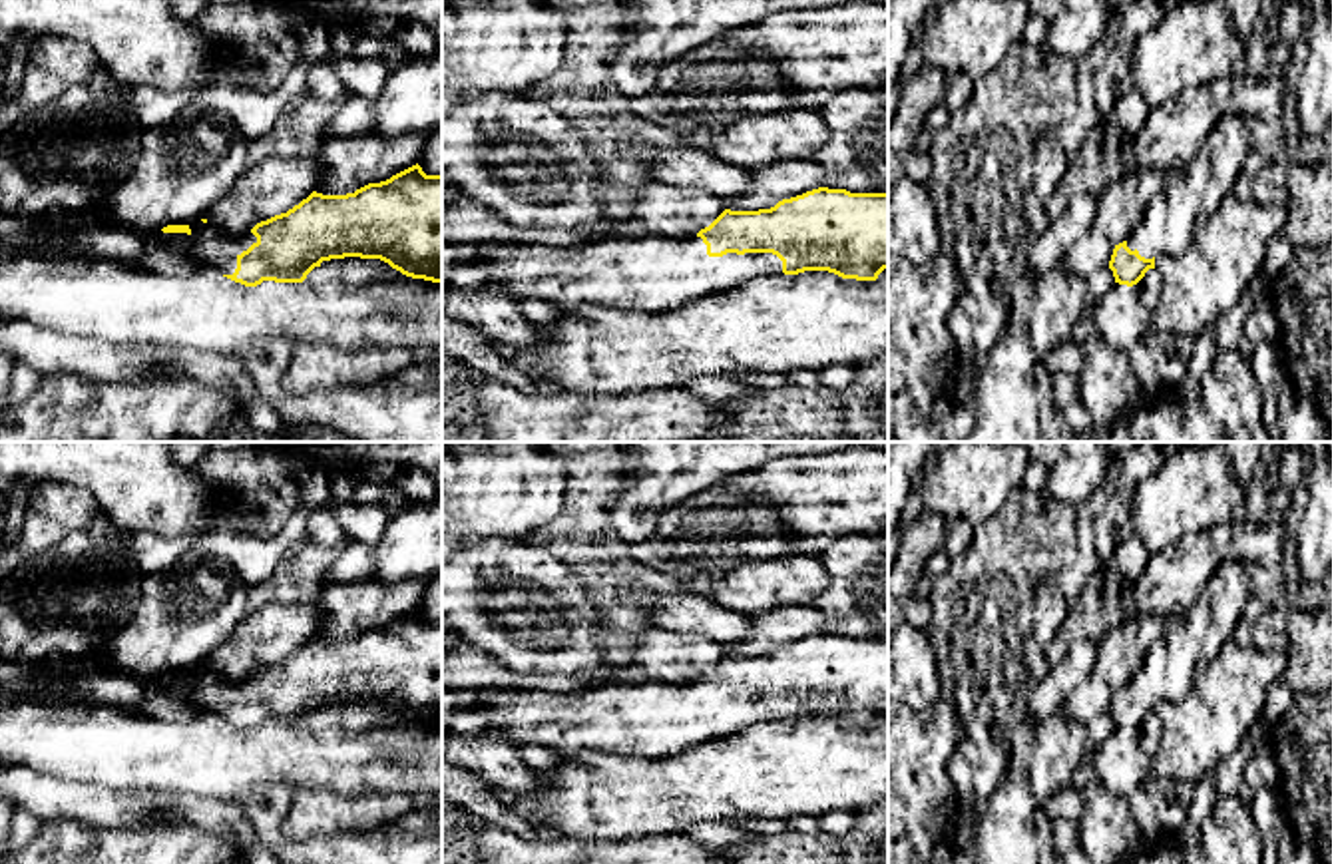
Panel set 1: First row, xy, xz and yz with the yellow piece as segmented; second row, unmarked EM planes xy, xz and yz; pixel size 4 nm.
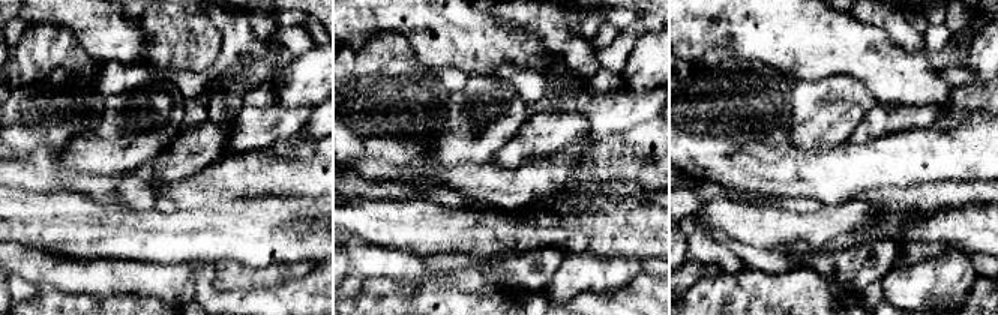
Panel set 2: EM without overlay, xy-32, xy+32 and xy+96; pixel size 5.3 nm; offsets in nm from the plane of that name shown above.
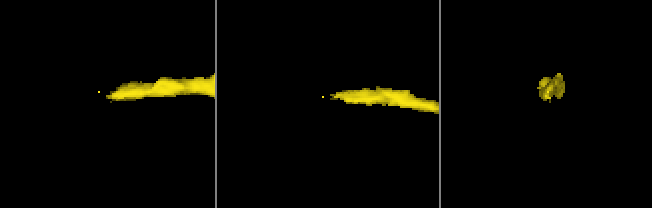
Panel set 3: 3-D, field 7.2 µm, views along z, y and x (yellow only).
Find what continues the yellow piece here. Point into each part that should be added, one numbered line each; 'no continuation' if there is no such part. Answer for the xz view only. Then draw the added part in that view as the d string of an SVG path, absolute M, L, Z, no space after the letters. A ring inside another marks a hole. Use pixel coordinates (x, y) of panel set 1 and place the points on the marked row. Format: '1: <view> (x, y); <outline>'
1: xz (652, 273); M647 235L639 239L615 239L601 237L575 247L548 247L526 243L488 243L480 245L482 257L474 263L486 271L494 285L514 301L544 301L557 309L573 309L579 305L611 305L627 307L645 313L661 313L683 303L697 301L709 293L719 293L737 287L759 275L780 275L782 261L773 253L727 253L723 257L709 257L707 245L701 237L667 239L659 235Z

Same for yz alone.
1: yz (1167, 225); M1224 113L1185 169L1165 177L1127 247L1145 259L1183 255L1193 243L1199 217L1217 209L1232 191L1248 151L1248 119Z

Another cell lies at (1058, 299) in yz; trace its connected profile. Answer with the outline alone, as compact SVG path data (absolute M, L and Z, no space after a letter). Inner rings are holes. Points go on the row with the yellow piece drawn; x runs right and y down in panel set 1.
M1061 265L1037 277L1029 324L1035 350L1043 362L1073 332L1087 293L1087 281Z

